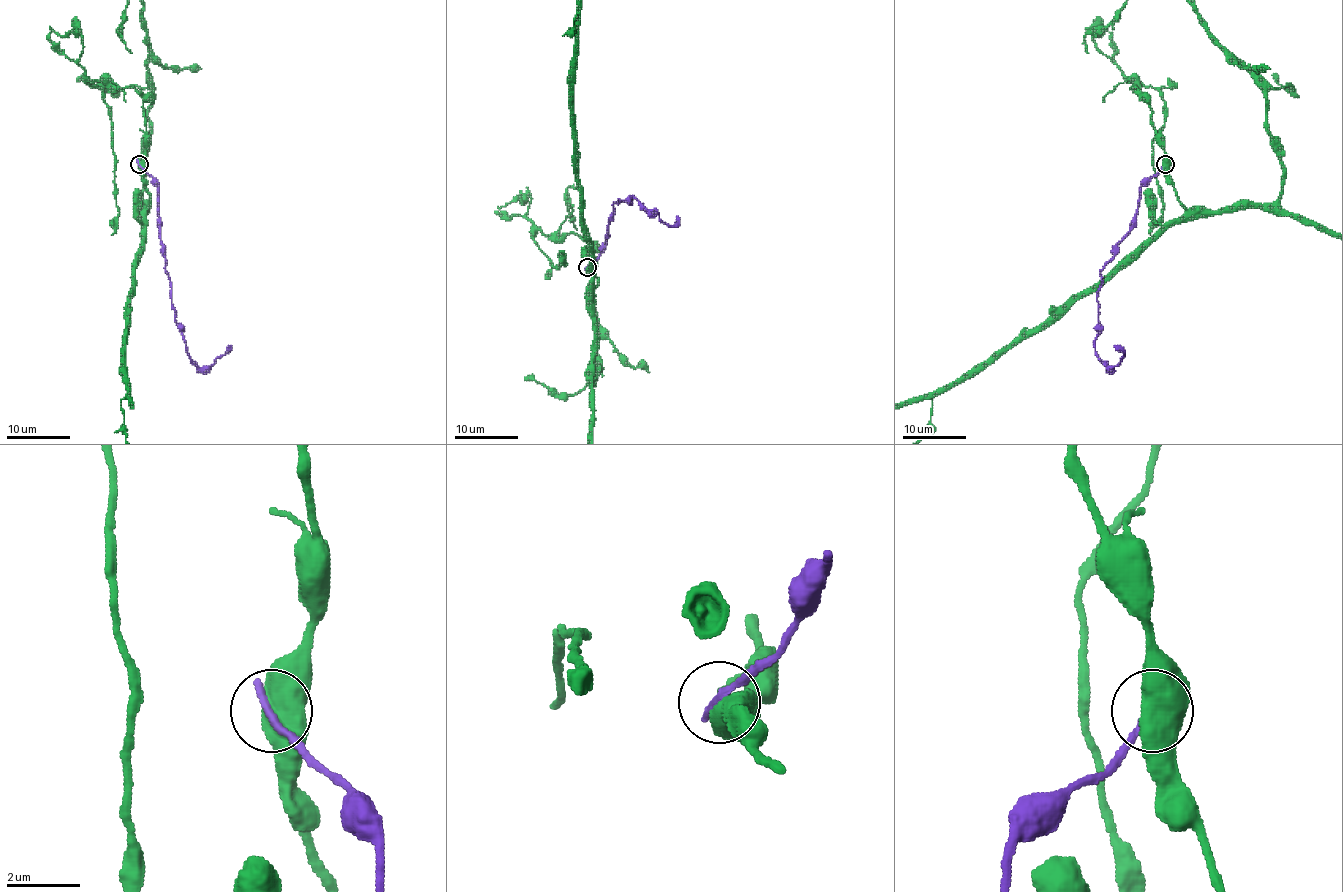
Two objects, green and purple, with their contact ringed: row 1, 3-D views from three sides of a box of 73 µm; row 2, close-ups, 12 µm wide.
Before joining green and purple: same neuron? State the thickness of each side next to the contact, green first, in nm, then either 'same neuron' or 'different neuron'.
800 nm thick on the green side, 260 nm on the other; different neuron

